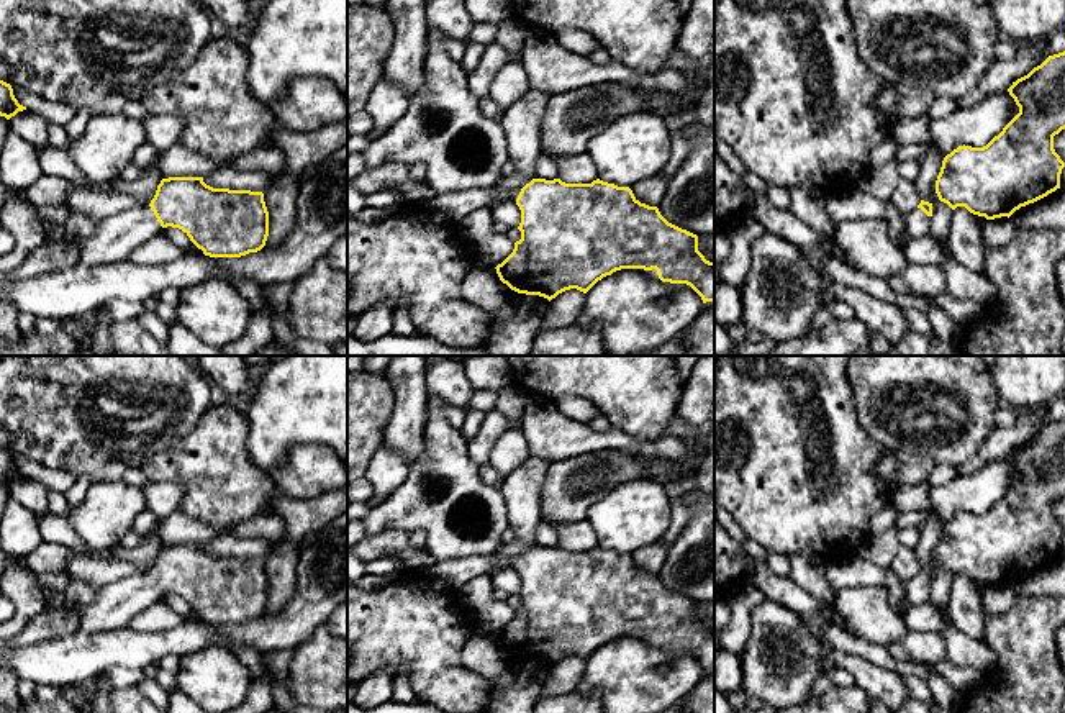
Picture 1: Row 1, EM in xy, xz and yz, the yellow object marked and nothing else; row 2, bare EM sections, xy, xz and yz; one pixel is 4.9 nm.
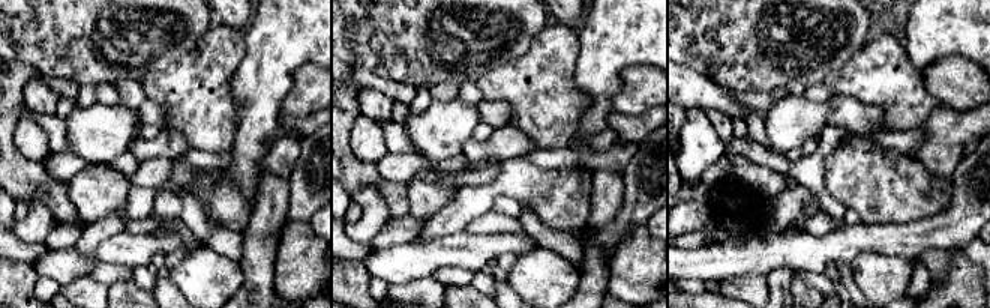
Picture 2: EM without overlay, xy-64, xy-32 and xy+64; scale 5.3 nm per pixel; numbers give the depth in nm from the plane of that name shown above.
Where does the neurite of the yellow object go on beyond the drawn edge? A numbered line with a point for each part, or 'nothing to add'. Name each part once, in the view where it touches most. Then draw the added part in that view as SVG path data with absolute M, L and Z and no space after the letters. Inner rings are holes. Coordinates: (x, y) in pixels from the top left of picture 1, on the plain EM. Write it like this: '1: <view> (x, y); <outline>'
1: xy (118, 602); M149 572L123 577L102 587L98 598L79 613L80 629L98 633L123 628L161 600L162 593Z

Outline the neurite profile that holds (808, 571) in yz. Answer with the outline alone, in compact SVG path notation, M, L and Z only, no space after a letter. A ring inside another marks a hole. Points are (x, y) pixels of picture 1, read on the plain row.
M796 552L790 556L788 575L816 600L832 606L837 592L829 585L826 577L826 562L809 552Z

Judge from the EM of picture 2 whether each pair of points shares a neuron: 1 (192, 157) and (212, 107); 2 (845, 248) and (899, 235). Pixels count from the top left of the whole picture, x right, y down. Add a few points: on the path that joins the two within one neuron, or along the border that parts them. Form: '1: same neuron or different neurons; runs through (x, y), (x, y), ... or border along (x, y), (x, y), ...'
1: different neurons; border along (192, 147), (209, 152), (230, 150)
2: same neuron; runs through (858, 239), (885, 239)

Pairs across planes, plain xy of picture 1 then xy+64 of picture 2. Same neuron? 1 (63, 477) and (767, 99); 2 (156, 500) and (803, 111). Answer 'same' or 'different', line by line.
1: same
2: different

